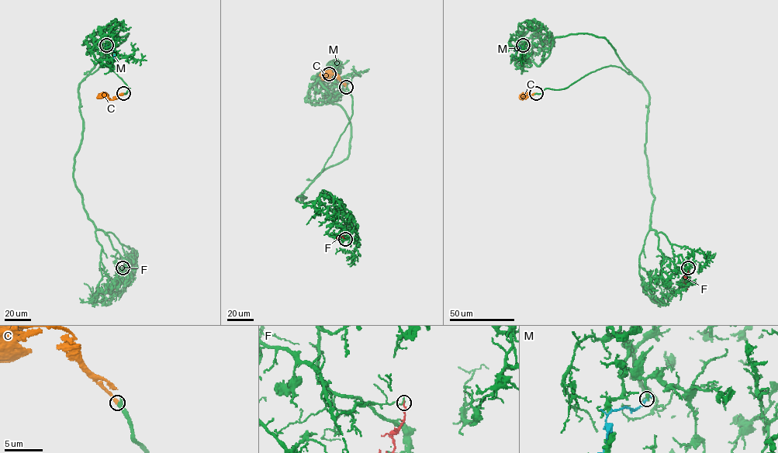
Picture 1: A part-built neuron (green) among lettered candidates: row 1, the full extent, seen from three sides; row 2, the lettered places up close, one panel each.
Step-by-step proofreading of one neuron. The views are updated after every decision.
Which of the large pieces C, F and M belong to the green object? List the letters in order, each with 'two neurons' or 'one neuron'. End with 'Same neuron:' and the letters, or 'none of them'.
C: one neuron
F: two neurons
M: two neurons
Same neuron: C

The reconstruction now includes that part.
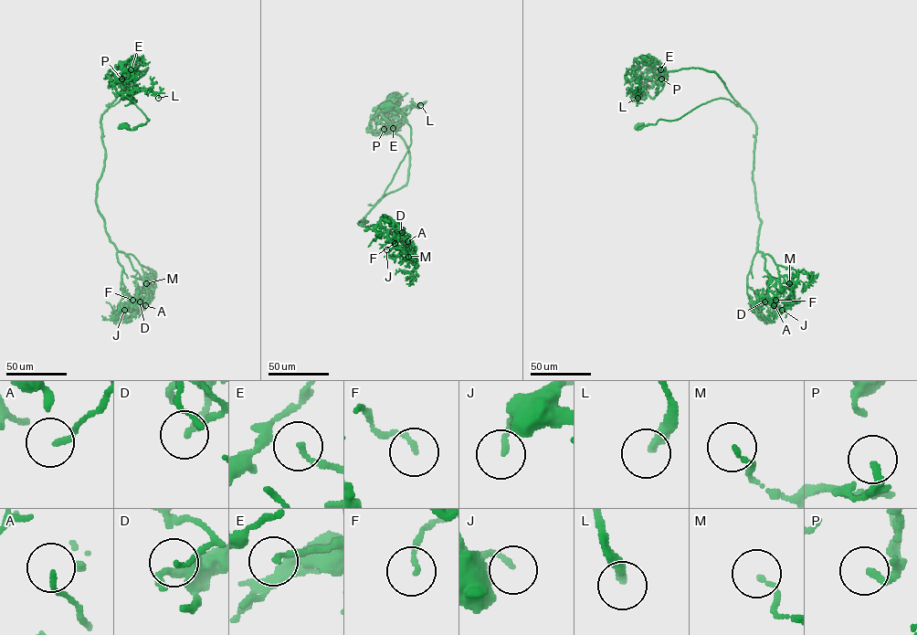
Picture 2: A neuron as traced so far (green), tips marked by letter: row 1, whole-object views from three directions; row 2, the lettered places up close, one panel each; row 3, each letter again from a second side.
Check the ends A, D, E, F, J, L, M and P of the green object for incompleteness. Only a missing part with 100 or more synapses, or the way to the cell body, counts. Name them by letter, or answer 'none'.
none

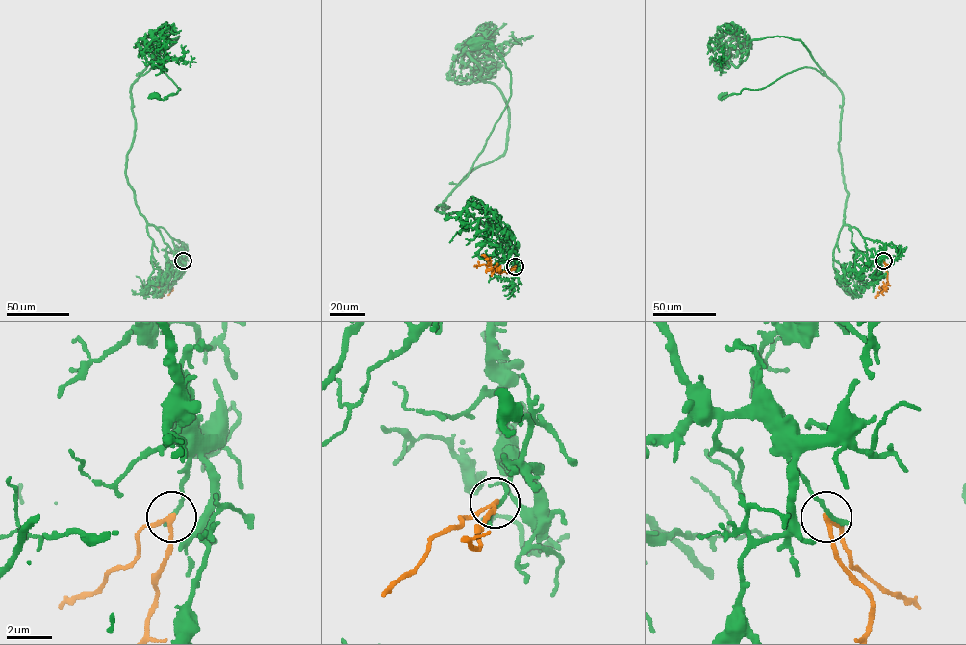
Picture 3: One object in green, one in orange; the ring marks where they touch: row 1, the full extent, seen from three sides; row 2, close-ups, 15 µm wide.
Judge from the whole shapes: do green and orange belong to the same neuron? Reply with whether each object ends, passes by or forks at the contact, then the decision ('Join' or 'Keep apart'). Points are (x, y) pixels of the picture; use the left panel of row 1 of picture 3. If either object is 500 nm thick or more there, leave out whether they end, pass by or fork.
At the ring green passes by. At the ring orange passes by. Keep apart

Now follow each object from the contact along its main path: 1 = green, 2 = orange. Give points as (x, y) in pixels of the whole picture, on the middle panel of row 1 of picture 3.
1: (515, 266), (479, 220), (435, 210), (448, 207), (511, 95), (504, 61), (476, 43)
2: (515, 266), (508, 272), (497, 272), (486, 257), (481, 255)

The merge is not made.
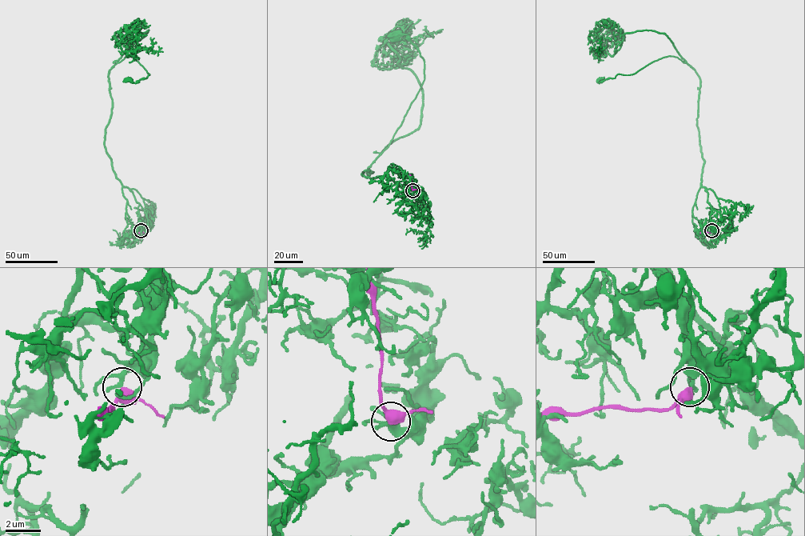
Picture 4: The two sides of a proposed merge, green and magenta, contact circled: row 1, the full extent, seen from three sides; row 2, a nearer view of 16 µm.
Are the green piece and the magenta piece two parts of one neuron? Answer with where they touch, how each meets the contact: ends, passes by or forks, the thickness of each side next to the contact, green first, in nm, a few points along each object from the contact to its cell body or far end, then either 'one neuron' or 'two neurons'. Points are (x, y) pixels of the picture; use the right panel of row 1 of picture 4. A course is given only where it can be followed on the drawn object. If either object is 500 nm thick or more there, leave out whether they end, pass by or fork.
place (711, 230); green passes by; magenta passes by; calibres 240 and 400 nm; course green (711, 230), (711, 206), (701, 185), (700, 78), (695, 70), (669, 55), (631, 74), (600, 79); course magenta (711, 230), (700, 232); two neurons

